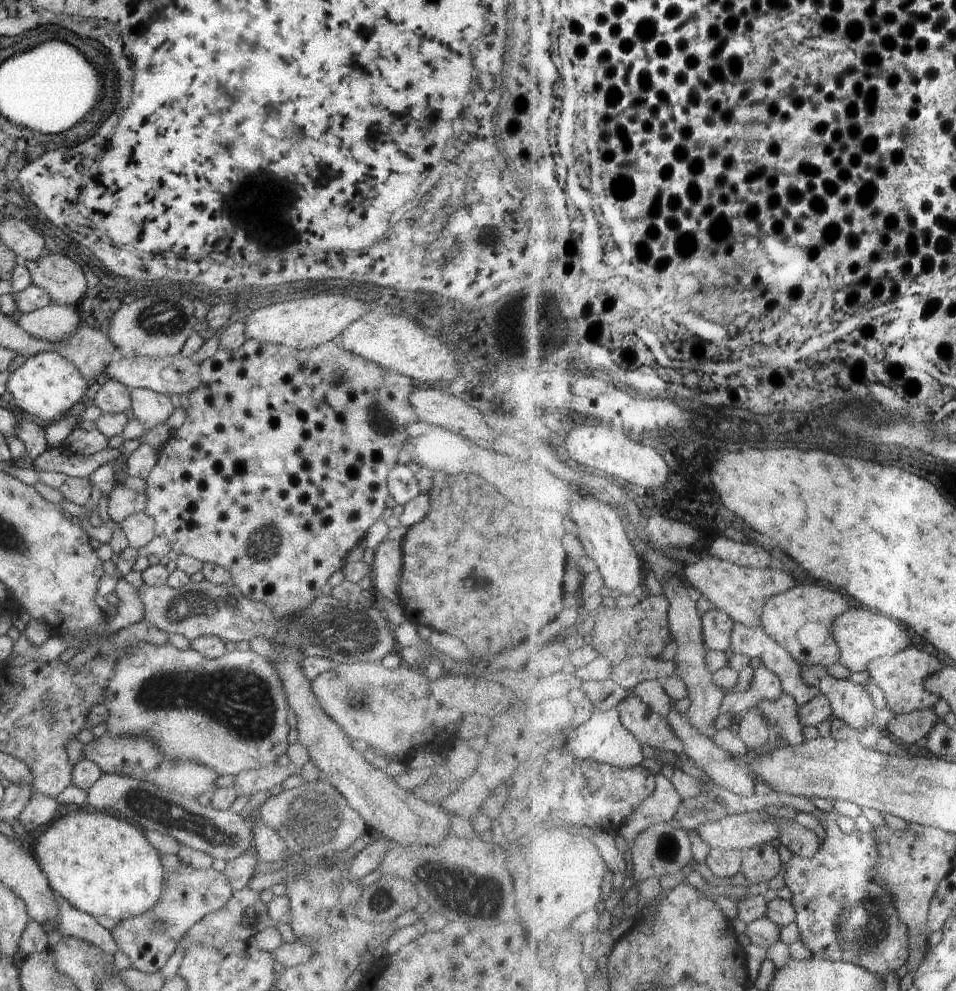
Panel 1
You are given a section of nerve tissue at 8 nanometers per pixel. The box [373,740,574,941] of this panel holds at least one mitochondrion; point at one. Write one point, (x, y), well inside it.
(479, 903)

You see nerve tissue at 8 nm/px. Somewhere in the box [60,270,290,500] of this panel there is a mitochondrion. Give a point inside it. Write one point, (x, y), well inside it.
(153, 321)

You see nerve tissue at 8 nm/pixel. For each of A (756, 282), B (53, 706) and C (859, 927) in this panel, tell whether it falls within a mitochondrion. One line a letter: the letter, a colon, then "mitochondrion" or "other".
A: other
B: mitochondrion
C: mitochondrion

